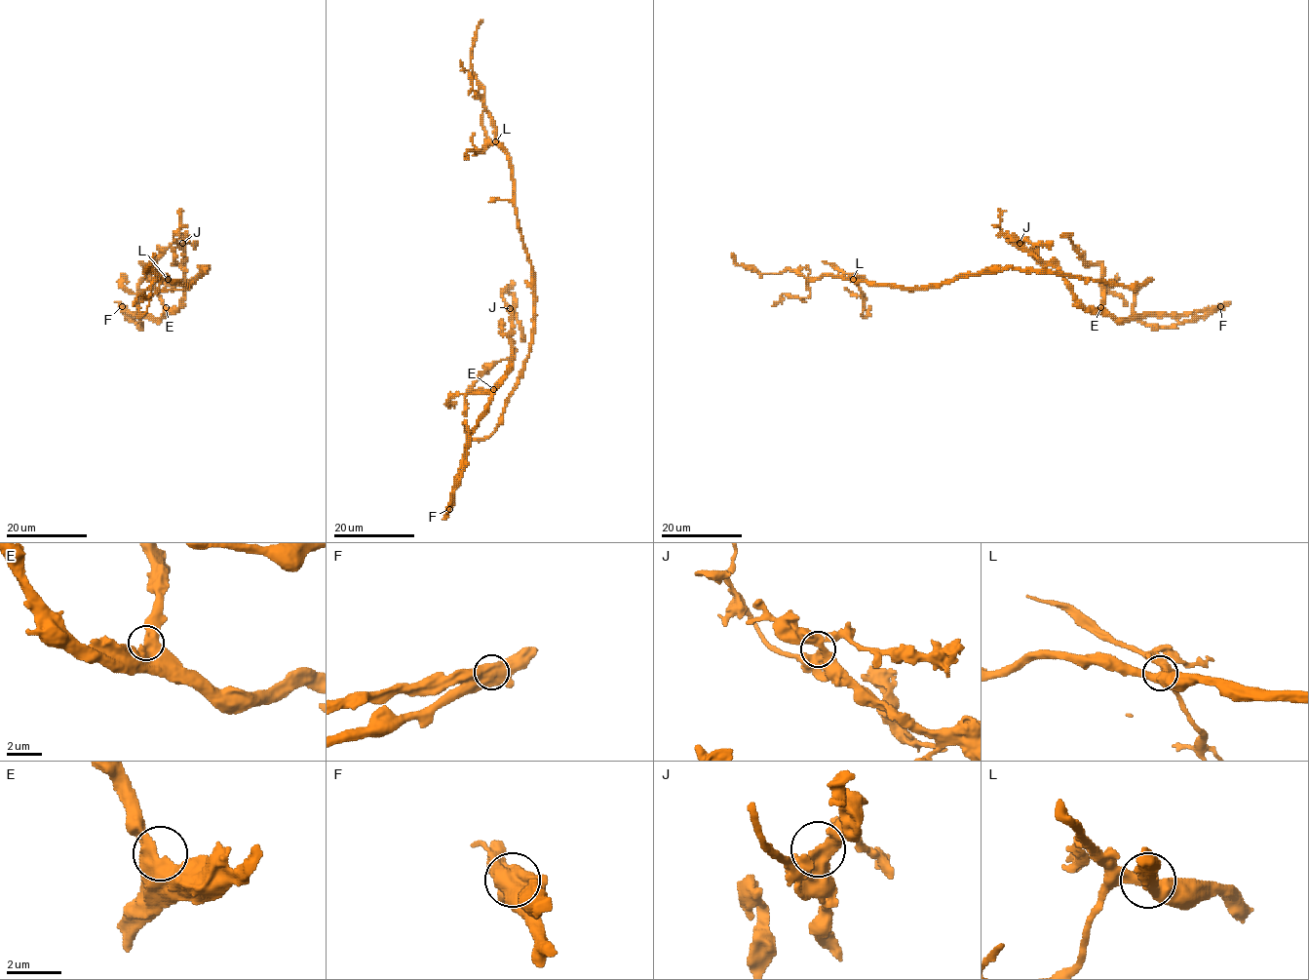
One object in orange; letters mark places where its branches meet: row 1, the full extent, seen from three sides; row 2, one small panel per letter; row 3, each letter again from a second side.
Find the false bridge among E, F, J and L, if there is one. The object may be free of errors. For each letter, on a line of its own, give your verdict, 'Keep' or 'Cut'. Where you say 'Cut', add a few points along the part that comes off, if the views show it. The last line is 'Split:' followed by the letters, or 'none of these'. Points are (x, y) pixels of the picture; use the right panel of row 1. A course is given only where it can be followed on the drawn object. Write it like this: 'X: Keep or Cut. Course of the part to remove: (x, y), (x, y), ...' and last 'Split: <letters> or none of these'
E: Keep
F: Cut. Course of the part to remove: (1219, 306), (1181, 314), (1122, 319), (1092, 313), (1056, 268), (1007, 239), (999, 226), (1000, 214), (1006, 211)
J: Keep
L: Keep
Split: F

